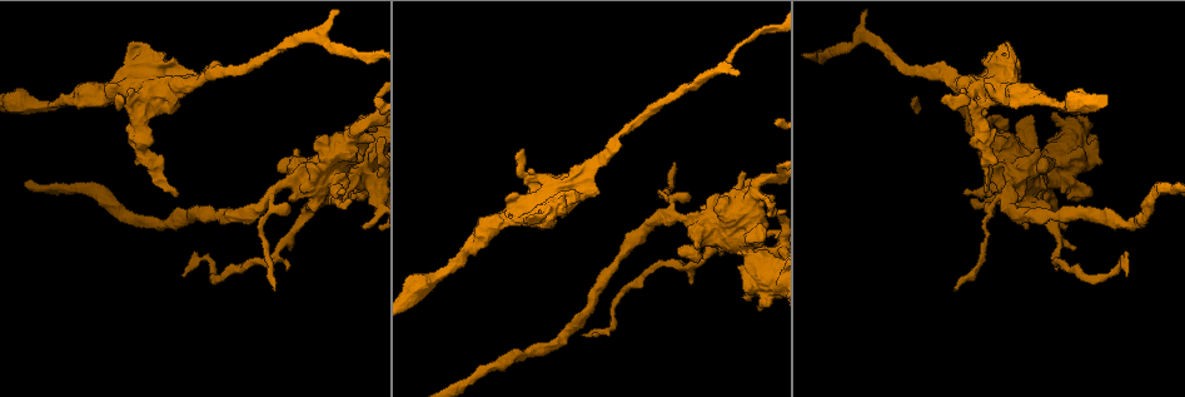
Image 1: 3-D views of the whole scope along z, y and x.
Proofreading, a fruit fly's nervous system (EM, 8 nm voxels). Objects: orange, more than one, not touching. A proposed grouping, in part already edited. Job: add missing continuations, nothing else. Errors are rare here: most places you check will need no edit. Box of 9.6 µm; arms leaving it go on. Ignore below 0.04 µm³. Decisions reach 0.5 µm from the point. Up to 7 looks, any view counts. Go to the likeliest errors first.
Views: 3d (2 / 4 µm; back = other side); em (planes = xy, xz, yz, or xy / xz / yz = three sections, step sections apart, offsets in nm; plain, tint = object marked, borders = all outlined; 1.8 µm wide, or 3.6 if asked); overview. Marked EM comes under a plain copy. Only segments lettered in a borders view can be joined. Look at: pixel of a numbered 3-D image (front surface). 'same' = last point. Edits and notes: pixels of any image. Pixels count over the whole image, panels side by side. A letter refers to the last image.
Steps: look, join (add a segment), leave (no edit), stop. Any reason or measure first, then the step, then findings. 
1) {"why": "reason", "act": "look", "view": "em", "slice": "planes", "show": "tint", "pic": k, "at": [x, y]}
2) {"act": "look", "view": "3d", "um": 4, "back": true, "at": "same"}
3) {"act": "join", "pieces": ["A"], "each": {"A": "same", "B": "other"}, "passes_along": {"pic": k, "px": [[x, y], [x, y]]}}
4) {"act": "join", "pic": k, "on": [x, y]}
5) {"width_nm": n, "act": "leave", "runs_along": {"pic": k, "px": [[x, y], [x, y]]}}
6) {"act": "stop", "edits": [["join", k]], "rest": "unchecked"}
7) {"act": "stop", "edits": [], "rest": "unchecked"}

{"why": "closes a loop", "act": "look", "view": "em", "slice": "yz", "step": 16, "show": "tint", "pic": 1, "at": [1006, 45]}

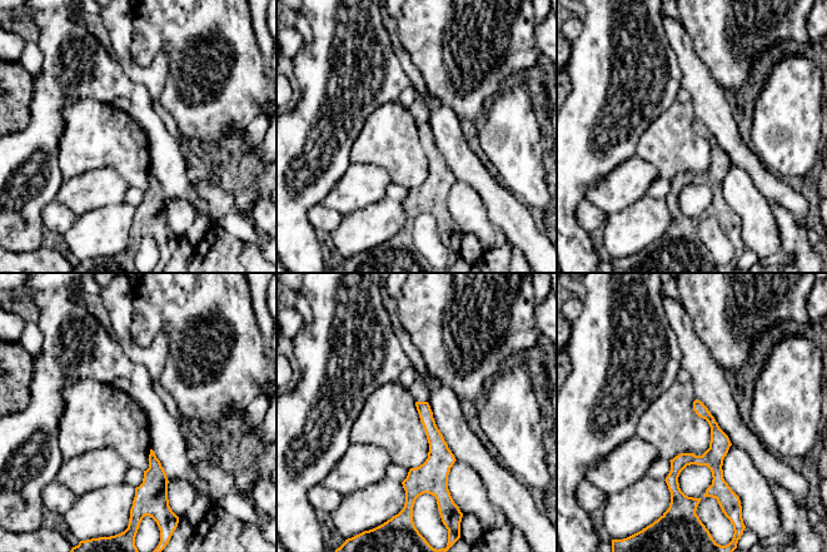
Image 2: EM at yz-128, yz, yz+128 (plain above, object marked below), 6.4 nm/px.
{"act": "look", "view": "em", "slice": "planes", "show": "borders", "at": "same"}

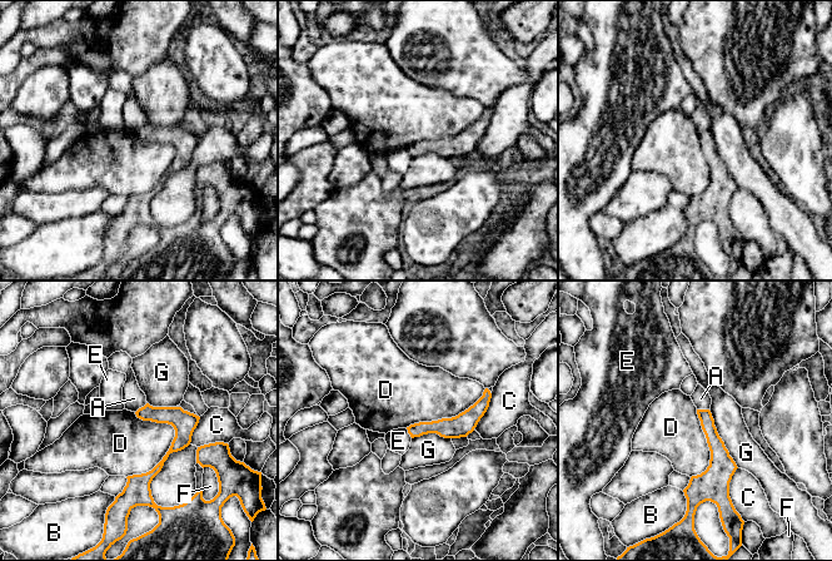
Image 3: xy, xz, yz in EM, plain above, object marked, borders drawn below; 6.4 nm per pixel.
{"width_nm": 90, "act": "leave", "each": {"A": "other", "B": "other", "C": "other", "D": "other", "E": "other", "F": "other", "G": "other"}, "border": {"pic": 3, "px": [[170, 423], [167, 453], [126, 477]]}, "found": "none of them fits"}

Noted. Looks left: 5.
{"why": "branch stops here", "act": "look", "view": "em", "um": 3.6, "slice": "planes", "show": "borders", "pic": 1, "at": [989, 195]}

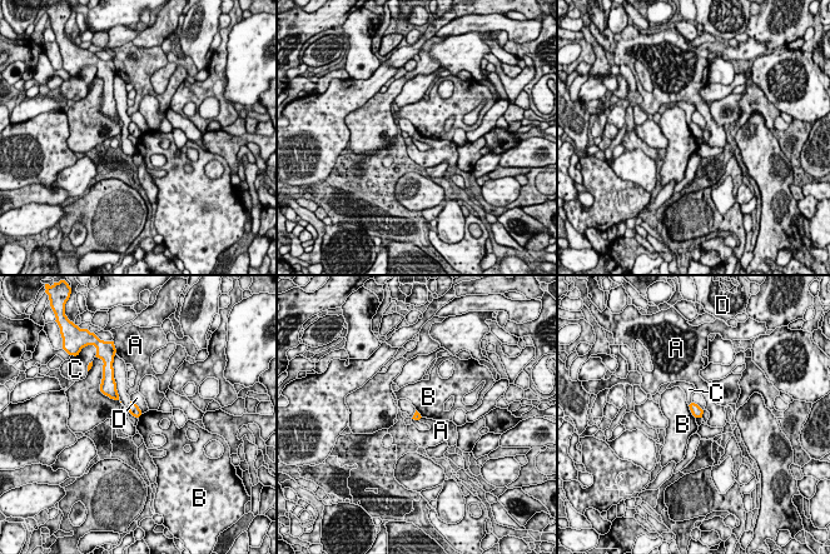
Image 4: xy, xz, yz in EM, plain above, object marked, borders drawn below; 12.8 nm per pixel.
{"act": "leave", "each": {"A": "other", "B": "other", "C": "other", "D": "other"}, "border": {"pic": 4, "px": [[687, 405], [695, 418]]}, "found": "no lettered segment goes on from it"}

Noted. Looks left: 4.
{"why": "thick turns thin", "act": "look", "view": "em", "um": 3.6, "slice": "planes", "show": "tint", "pic": 1, "at": [753, 229]}

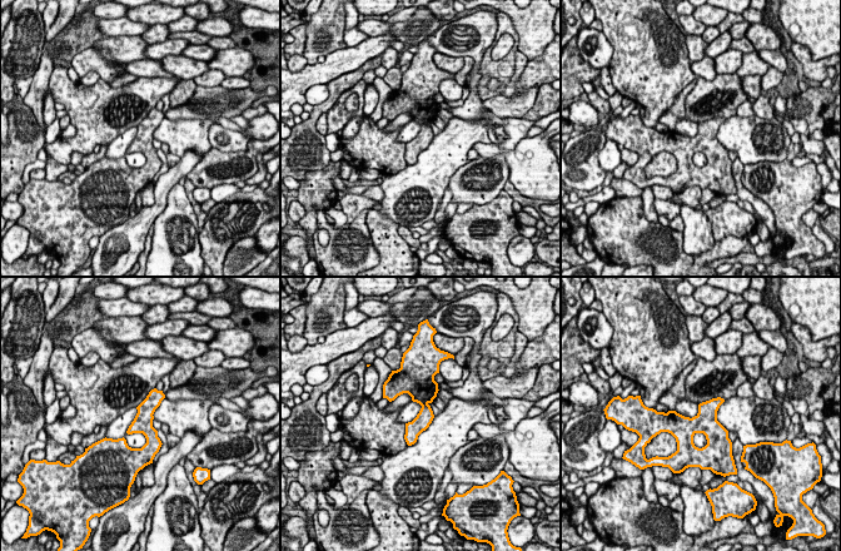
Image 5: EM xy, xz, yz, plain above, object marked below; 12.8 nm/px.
{"why": "what lies round it", "act": "look", "view": "em", "um": 3.6, "slice": "planes", "show": "borders", "at": "same"}

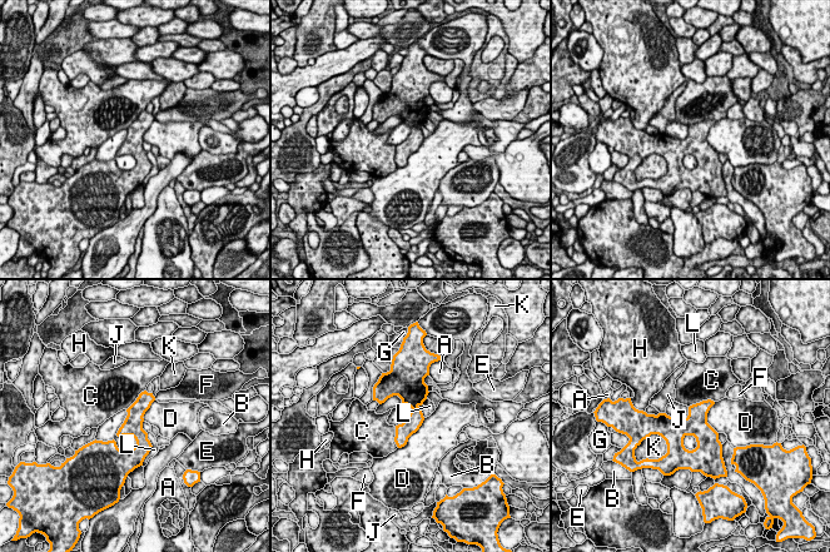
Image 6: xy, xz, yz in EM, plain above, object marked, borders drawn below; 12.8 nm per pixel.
{"width_nm": 200, "act": "leave", "each": {"A": "other", "B": "other", "C": "other", "D": "other", "E": "other", "F": "other", "G": "other", "H": "other", "J": "other", "K": "other", "L": "other"}, "border": {"pic": 6, "px": [[425, 418], [408, 441], [398, 448]]}, "found": "no lettered segment goes on from it"}

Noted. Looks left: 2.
{"act": "stop", "edits": [], "rest": "unchecked"}

